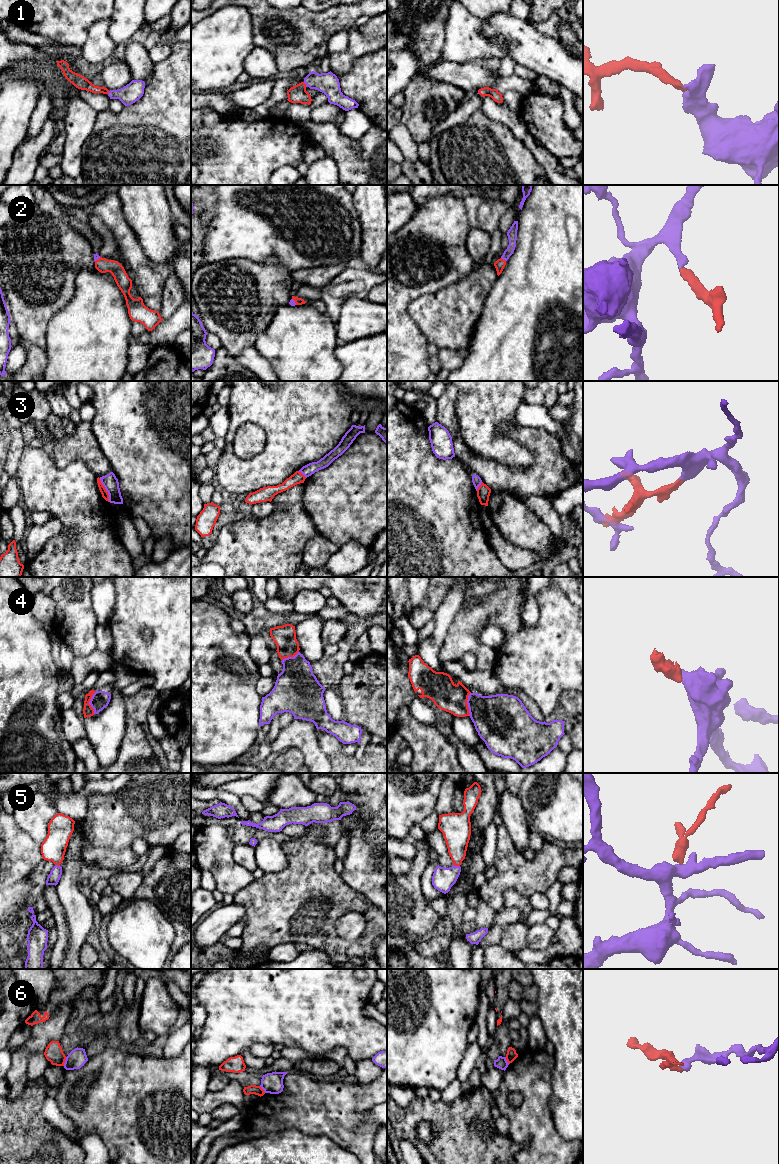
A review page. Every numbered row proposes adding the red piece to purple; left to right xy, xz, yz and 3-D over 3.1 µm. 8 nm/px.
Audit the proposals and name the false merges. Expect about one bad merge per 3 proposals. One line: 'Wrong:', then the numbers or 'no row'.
Wrong: 3, 6

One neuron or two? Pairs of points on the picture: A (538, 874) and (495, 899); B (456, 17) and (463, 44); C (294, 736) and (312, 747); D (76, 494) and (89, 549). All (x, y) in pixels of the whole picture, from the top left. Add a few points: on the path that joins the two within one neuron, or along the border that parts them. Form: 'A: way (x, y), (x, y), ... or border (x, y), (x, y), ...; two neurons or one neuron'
A: way (526, 876), (512, 876), (501, 887); one neuron
B: way (460, 24), (463, 37); one neuron
C: way (298, 737), (308, 745); one neuron
D: way (81, 508), (88, 535); one neuron

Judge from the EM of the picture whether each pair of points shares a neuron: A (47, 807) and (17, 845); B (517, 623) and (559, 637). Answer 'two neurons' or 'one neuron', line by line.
A: two neurons
B: two neurons

